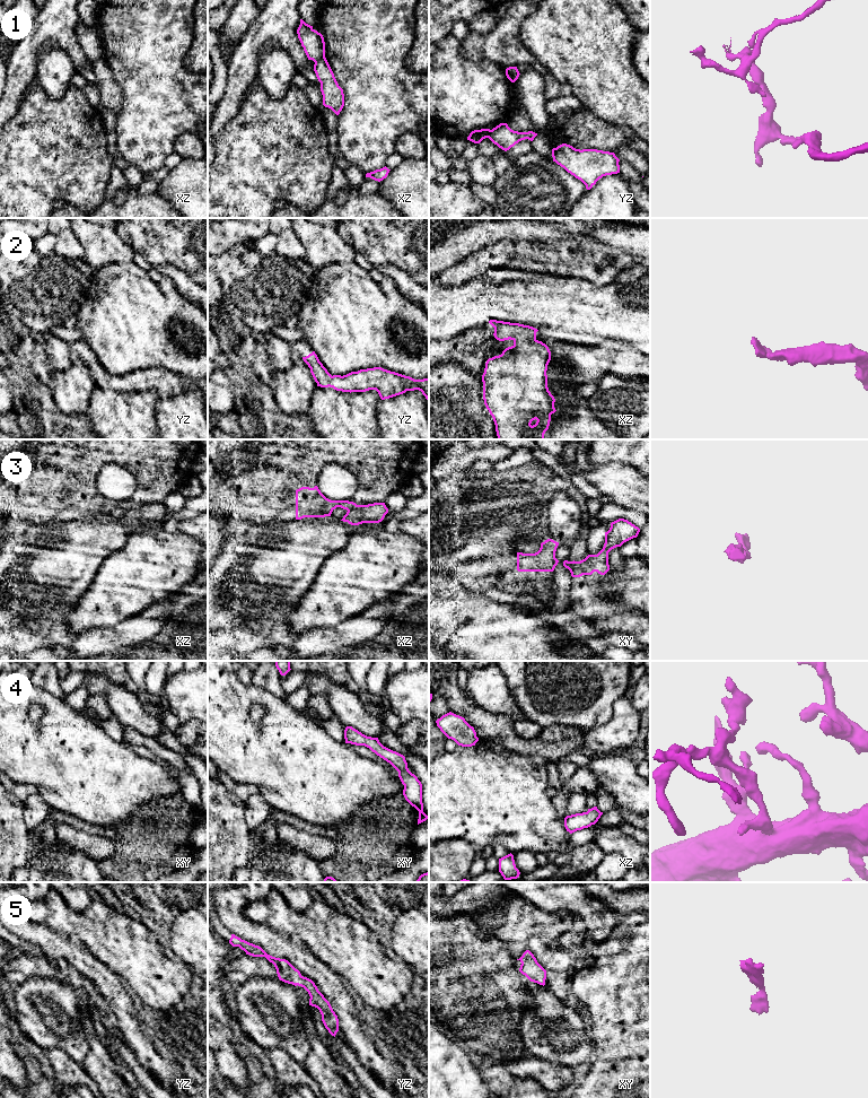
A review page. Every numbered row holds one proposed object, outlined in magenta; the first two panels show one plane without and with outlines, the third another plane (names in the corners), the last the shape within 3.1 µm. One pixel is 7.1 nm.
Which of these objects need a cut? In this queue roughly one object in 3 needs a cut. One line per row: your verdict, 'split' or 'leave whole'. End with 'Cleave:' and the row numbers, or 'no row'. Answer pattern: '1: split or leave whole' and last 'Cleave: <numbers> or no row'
1: split
2: leave whole
3: split
4: leave whole
5: leave whole
Cleave: 1, 3

